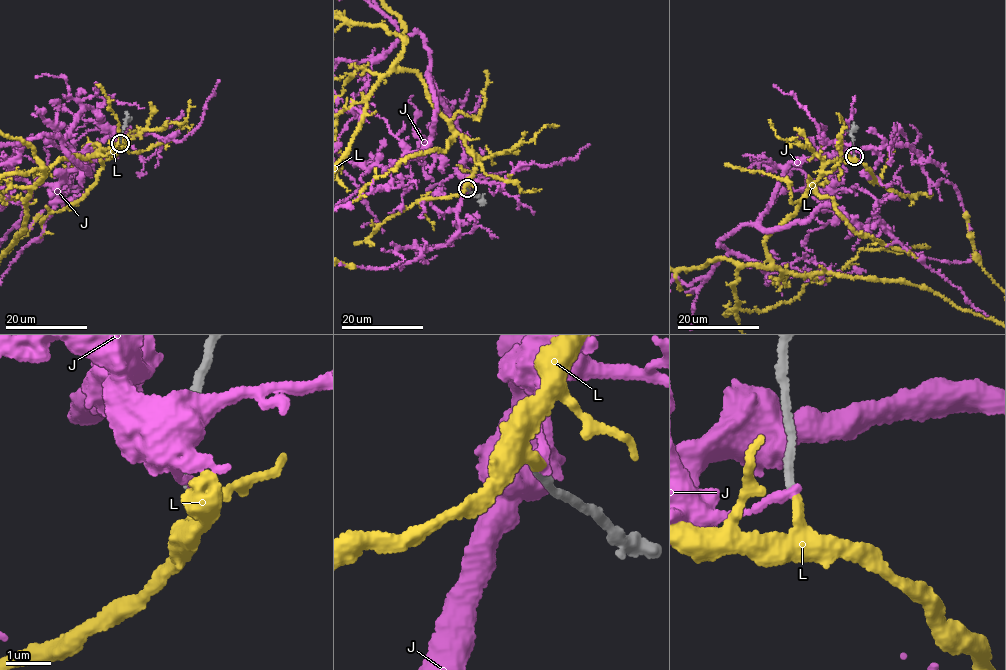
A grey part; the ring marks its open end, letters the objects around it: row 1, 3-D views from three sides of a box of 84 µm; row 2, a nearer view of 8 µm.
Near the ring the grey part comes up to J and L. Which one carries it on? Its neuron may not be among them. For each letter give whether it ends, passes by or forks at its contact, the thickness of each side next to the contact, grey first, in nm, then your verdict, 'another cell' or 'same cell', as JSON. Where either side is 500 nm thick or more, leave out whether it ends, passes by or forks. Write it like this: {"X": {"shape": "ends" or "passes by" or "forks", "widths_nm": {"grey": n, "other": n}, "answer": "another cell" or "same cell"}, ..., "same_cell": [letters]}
{"J": {"shape": "ends", "widths_nm": {"grey": 200, "other": 200}, "answer": "another cell"}, "L": {"shape": "ends", "widths_nm": {"grey": 200, "other": 240}, "answer": "same cell"}, "same_cell": ["L"]}

